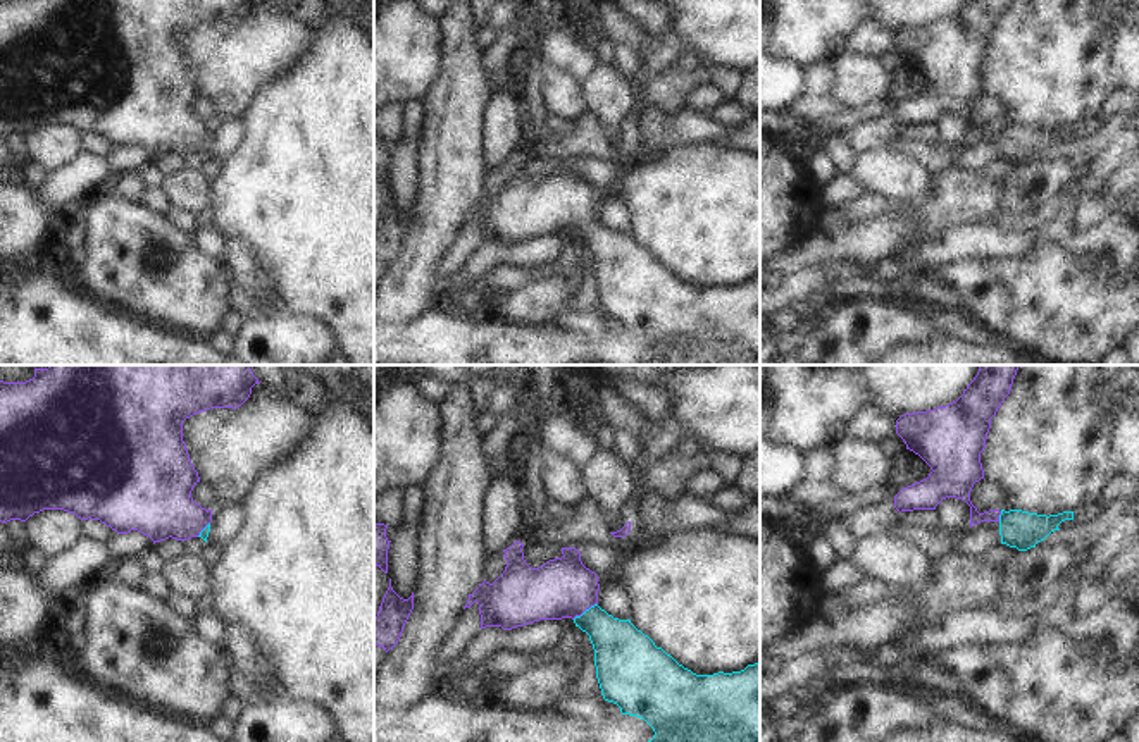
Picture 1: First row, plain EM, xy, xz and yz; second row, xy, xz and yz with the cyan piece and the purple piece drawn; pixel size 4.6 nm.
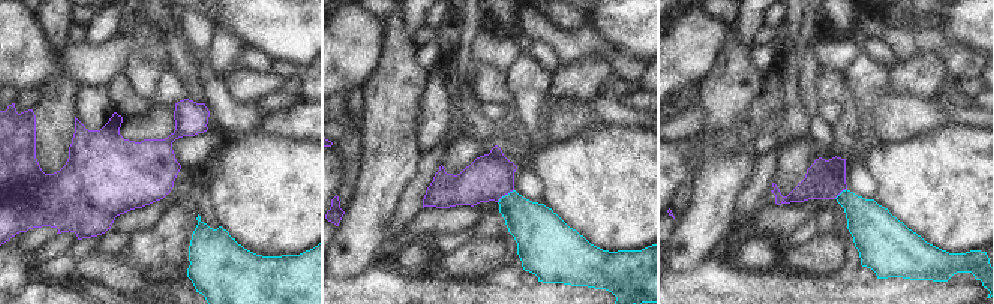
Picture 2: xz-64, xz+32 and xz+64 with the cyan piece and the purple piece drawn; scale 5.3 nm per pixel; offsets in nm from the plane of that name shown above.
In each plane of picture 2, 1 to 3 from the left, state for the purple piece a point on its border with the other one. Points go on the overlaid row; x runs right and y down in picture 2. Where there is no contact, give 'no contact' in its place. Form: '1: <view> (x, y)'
1: no contact
2: xz+32 (505, 195)
3: xz+64 (841, 192)

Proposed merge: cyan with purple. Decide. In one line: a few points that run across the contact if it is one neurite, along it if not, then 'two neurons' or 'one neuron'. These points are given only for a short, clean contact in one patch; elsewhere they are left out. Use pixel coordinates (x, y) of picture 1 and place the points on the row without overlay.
xz (621, 265), (586, 224), (562, 202) | one neuron

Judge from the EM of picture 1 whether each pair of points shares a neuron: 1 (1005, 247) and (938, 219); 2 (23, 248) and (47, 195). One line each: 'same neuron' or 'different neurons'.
1: different neurons
2: same neuron

